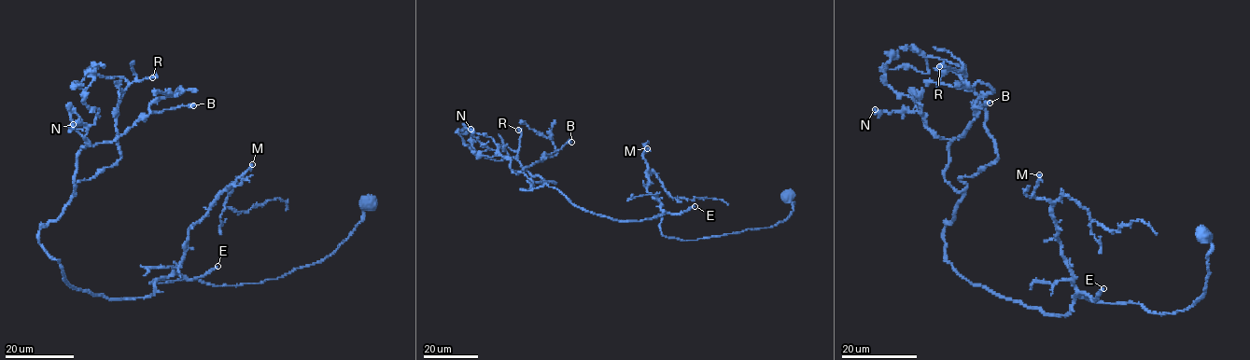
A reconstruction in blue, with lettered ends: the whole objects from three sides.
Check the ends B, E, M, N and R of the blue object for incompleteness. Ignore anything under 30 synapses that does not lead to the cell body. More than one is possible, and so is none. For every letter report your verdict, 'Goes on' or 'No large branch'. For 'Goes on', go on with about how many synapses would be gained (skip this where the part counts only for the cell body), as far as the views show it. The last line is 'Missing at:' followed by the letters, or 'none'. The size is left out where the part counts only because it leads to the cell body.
B: No large branch
E: Goes on. Roughly 35 synapses
M: No large branch
N: No large branch
R: No large branch
Missing at: E

